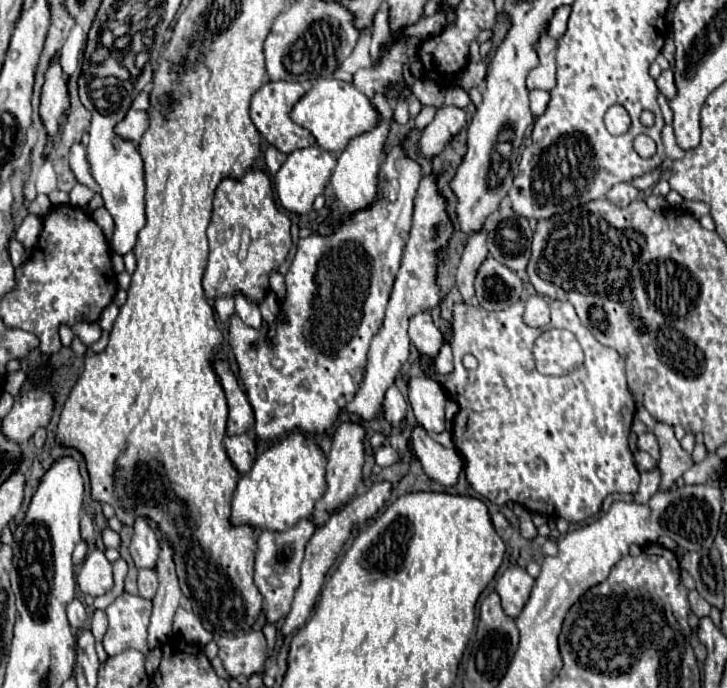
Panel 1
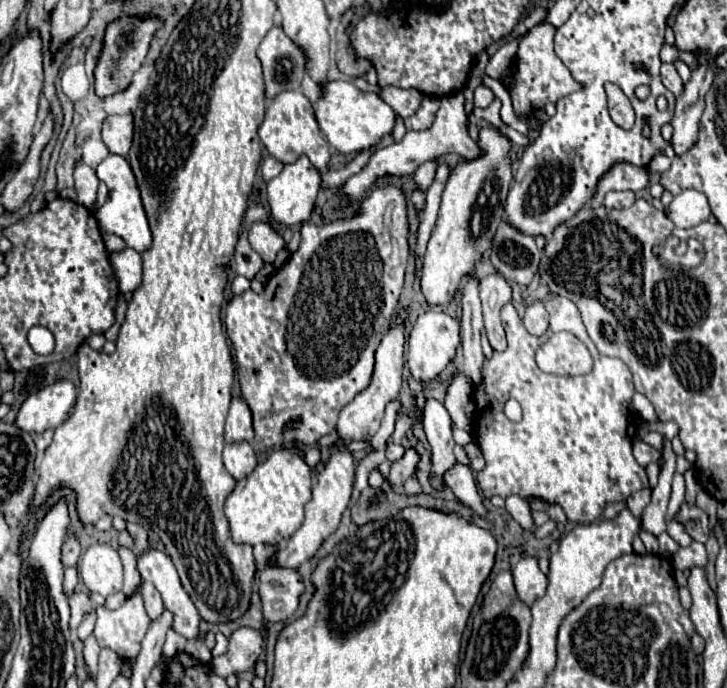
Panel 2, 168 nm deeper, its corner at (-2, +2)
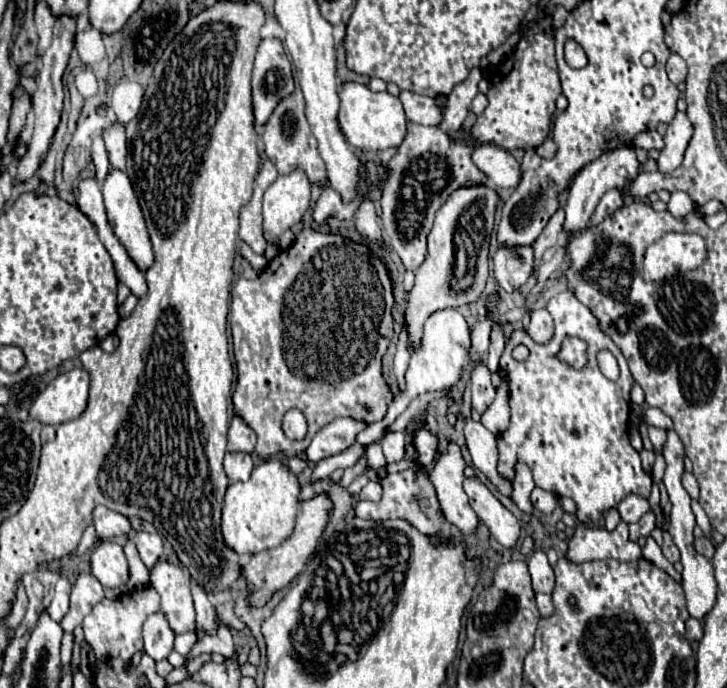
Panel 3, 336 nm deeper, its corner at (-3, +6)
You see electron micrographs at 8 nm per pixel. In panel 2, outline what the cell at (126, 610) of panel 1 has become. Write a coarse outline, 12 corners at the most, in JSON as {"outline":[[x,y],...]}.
{"outline":[[141,593],[111,611],[97,607],[93,635],[135,659],[149,627]]}

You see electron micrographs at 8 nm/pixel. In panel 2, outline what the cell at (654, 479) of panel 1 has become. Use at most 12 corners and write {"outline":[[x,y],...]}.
{"outline":[[651,489],[635,491],[627,497],[627,509],[641,517],[651,501]]}

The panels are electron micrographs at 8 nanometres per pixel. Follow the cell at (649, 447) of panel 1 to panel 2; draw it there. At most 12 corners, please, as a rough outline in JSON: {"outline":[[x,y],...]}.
{"outline":[[633,441],[633,453],[641,467],[661,457],[645,441]]}

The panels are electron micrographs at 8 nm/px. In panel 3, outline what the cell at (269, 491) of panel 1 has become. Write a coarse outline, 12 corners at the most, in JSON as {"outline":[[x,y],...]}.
{"outline":[[280,459],[228,485],[222,535],[240,555],[294,531],[298,477]]}

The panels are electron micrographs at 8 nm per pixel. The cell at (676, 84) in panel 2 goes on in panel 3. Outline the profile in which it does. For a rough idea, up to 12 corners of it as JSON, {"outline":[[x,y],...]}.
{"outline":[[676,53],[666,61],[668,79],[678,85],[686,79],[686,63]]}

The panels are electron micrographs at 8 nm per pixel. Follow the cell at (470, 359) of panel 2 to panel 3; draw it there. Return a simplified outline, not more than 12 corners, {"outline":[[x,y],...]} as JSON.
{"outline":[[482,361],[470,377],[472,407],[484,413],[496,391],[490,371]]}

